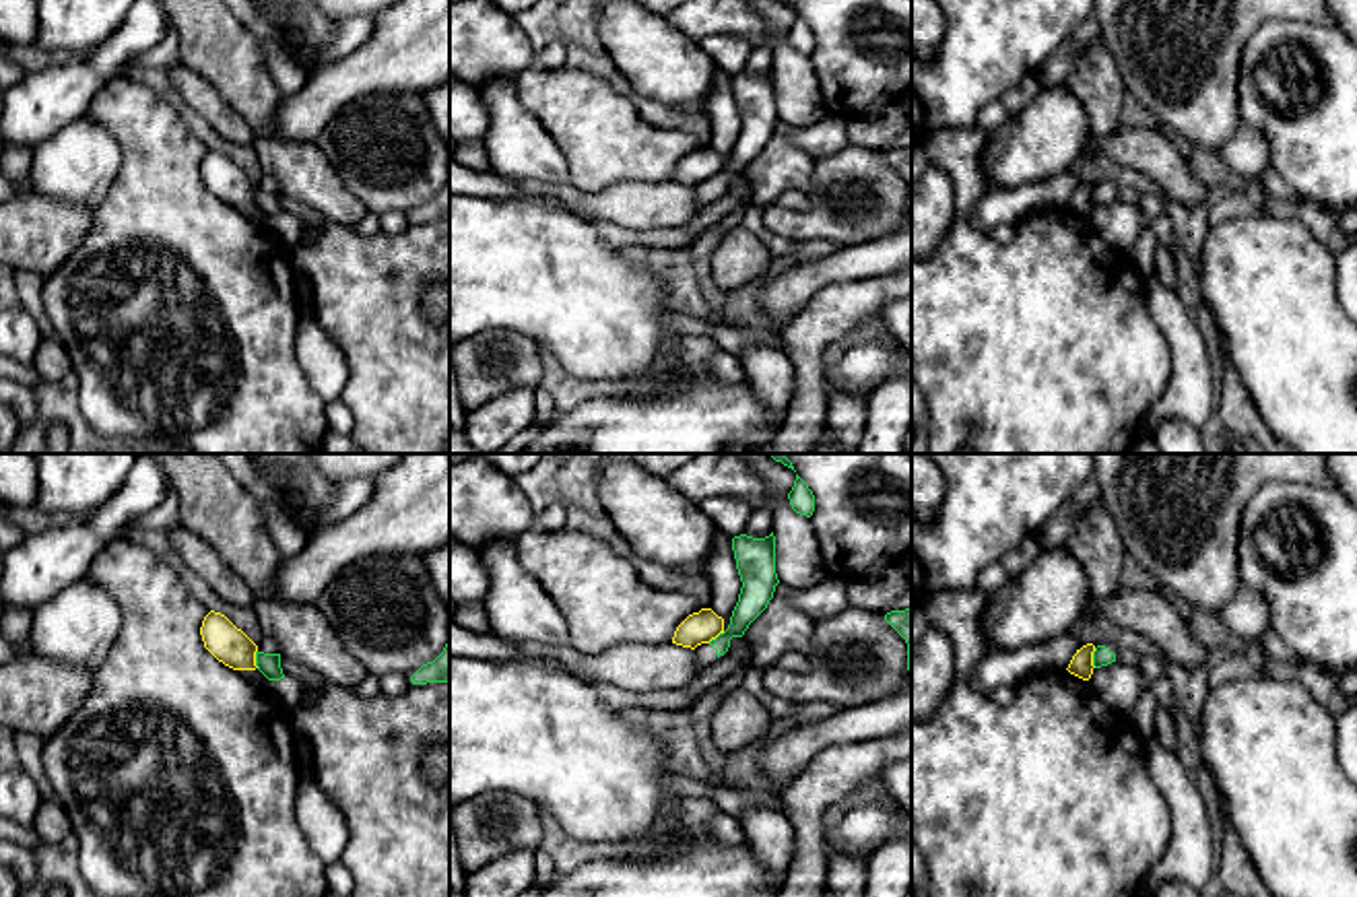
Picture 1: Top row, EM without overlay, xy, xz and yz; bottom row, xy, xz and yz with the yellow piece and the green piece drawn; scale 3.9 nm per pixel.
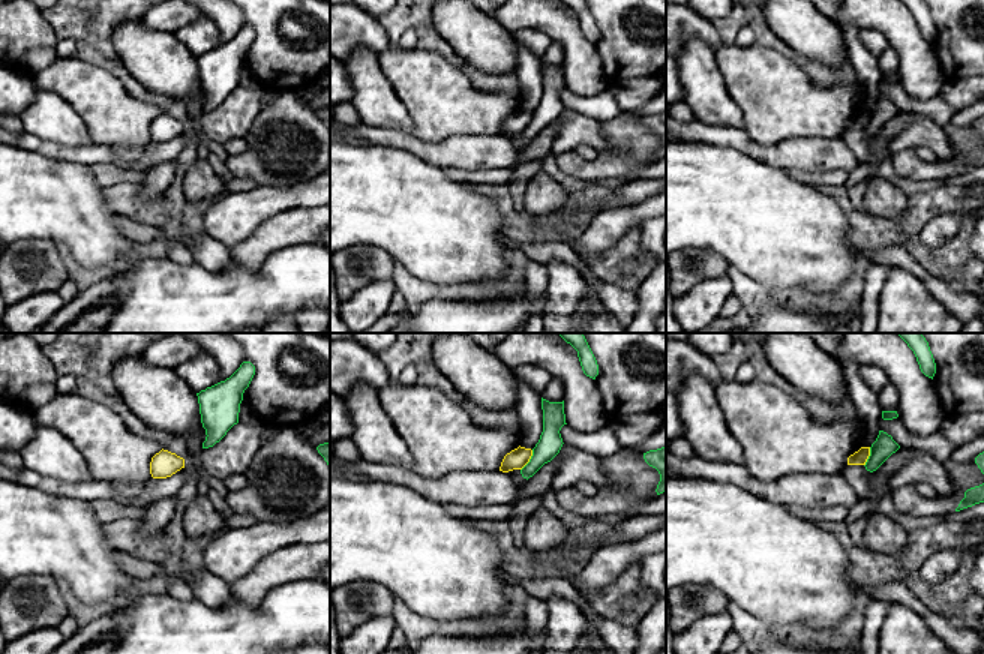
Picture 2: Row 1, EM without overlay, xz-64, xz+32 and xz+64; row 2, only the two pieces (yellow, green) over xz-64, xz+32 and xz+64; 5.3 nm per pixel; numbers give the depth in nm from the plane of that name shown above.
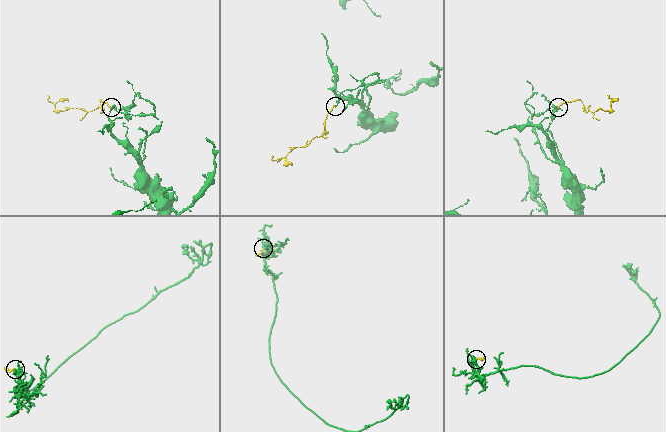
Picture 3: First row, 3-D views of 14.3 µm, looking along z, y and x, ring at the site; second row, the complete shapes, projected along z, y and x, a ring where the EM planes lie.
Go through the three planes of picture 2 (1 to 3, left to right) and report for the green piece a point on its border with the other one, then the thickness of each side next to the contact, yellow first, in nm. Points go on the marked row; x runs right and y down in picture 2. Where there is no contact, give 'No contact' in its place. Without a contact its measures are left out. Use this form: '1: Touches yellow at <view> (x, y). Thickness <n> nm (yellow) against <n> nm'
1: No contact
2: Touches yellow at xz+32 (528, 461). Thickness 110 nm (yellow) against 130 nm
3: Touches yellow at xz+64 (869, 455). Thickness 80 nm (yellow) against 120 nm

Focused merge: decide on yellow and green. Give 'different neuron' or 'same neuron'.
different neuron

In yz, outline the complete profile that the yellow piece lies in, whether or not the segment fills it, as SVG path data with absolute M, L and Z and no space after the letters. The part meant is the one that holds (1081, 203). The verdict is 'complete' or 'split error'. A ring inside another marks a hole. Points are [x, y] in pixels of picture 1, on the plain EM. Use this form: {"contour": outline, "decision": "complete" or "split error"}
{"contour": "M1087 181L1083 184L1081 188L1077 188L1077 192L1072 194L1070 202L1068 202L1068 210L1083 217L1083 219L1089 219L1091 212L1093 212L1093 190L1095 190L1095 184L1093 181Z", "decision": "complete"}

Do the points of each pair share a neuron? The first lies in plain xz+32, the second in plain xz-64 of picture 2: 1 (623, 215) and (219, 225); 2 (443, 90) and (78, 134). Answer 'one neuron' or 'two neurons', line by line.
1: two neurons
2: two neurons

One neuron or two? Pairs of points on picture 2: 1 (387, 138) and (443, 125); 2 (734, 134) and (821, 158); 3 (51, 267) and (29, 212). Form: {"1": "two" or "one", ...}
{"1": "two", "2": "one", "3": "two"}

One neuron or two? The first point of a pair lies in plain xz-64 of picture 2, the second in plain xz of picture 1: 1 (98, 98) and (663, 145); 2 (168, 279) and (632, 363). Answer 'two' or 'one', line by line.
1: one
2: two

